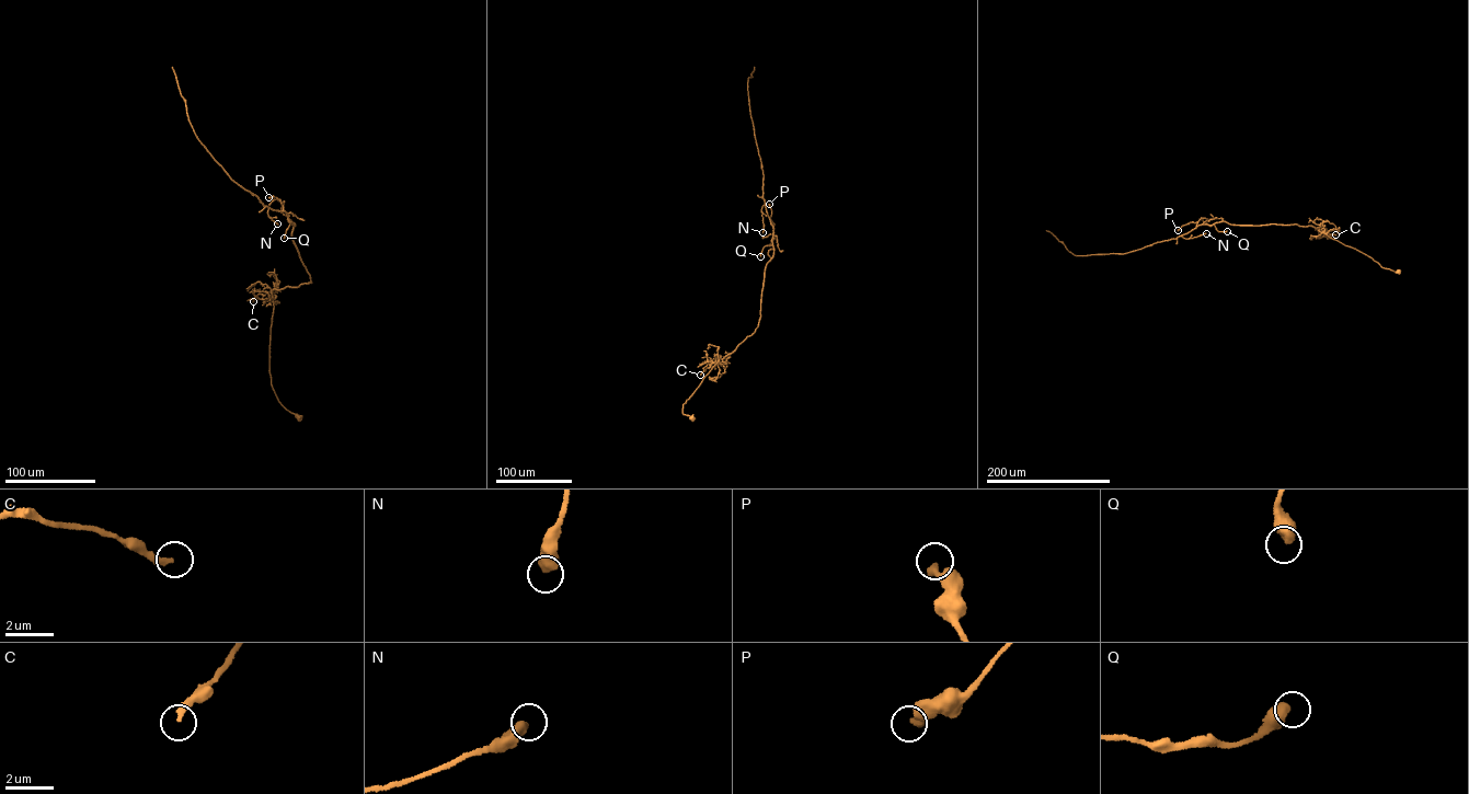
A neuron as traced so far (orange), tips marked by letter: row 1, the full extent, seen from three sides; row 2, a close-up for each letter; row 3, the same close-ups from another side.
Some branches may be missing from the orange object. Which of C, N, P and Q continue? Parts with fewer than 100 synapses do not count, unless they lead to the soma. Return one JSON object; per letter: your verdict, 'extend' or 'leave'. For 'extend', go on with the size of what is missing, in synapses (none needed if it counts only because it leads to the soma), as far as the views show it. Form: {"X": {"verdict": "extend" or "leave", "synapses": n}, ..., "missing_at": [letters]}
{"C": {"verdict": "leave"}, "N": {"verdict": "leave"}, "P": {"verdict": "leave"}, "Q": {"verdict": "leave"}, "missing_at": []}

